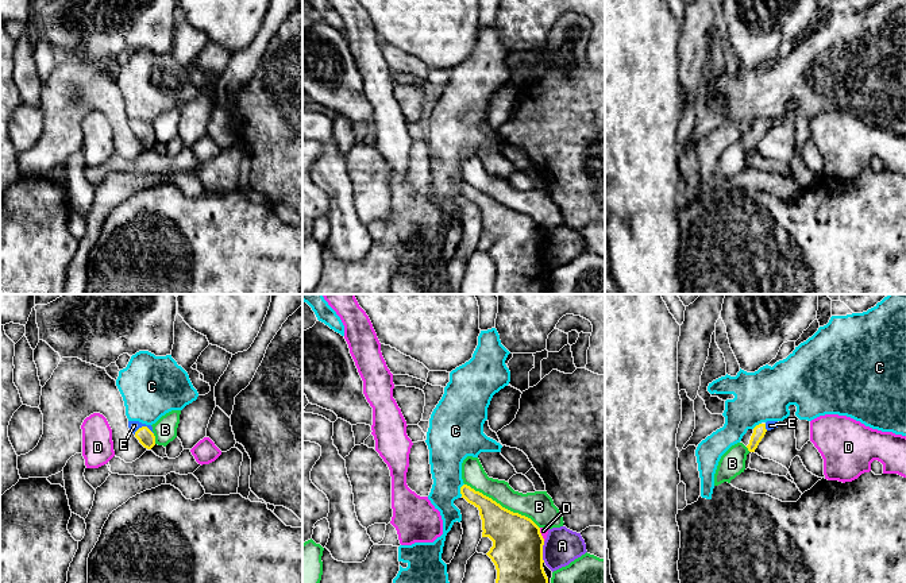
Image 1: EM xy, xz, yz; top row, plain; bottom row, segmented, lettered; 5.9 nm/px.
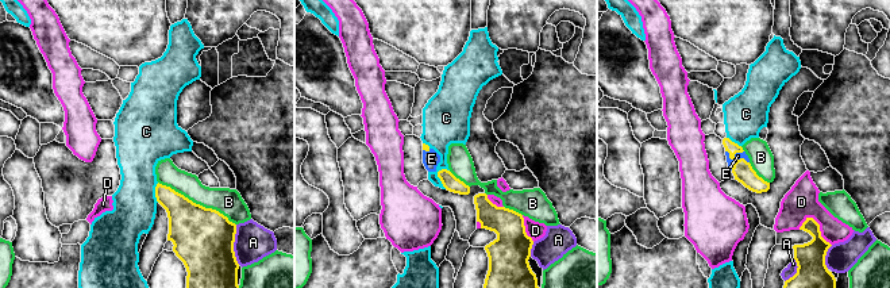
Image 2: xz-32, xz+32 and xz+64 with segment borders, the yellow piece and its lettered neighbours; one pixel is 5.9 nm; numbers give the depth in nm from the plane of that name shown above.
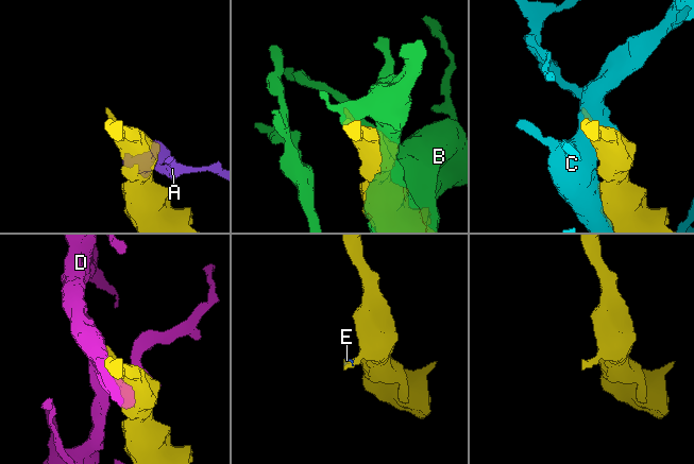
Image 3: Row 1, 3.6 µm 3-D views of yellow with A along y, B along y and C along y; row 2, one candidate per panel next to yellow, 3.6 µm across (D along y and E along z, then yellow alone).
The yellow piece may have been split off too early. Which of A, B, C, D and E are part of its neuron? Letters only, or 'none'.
E

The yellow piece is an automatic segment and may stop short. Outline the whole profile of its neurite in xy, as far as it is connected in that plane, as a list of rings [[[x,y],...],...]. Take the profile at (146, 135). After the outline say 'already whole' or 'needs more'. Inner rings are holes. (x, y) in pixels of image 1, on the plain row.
[[[128,119],[128,126],[144,146],[151,147],[155,143],[155,134],[151,123],[139,119]]]; needs more

